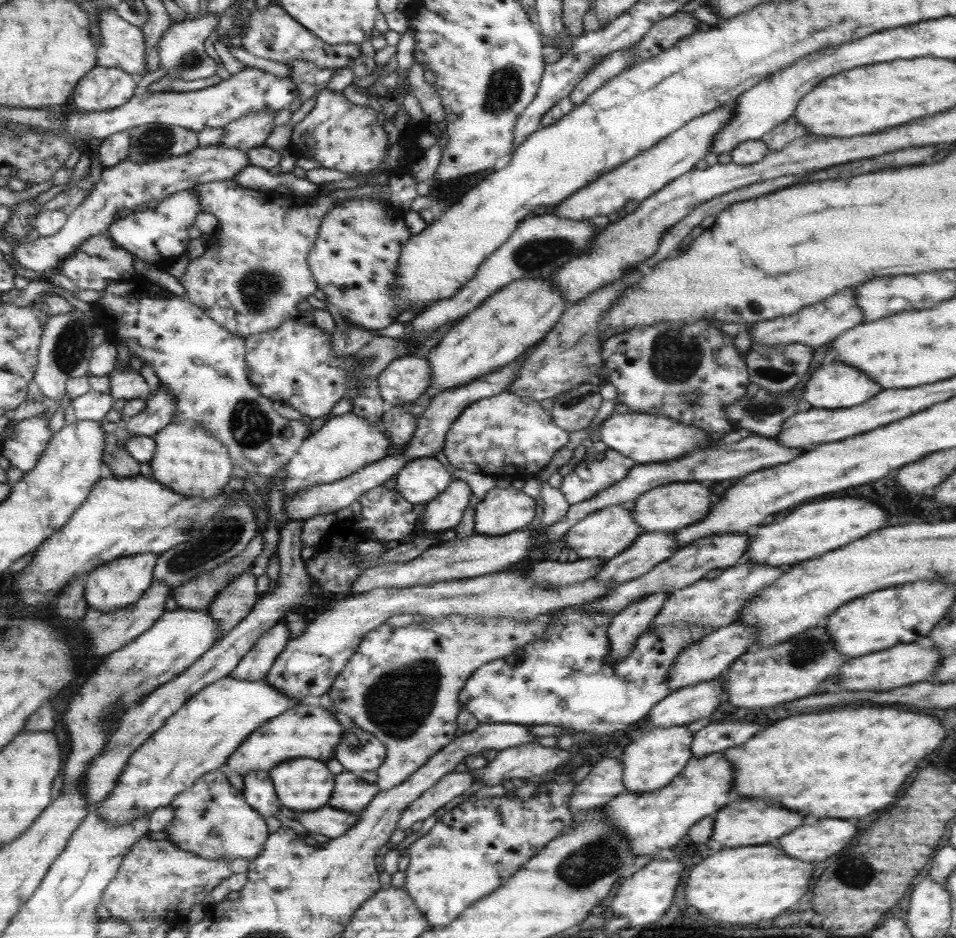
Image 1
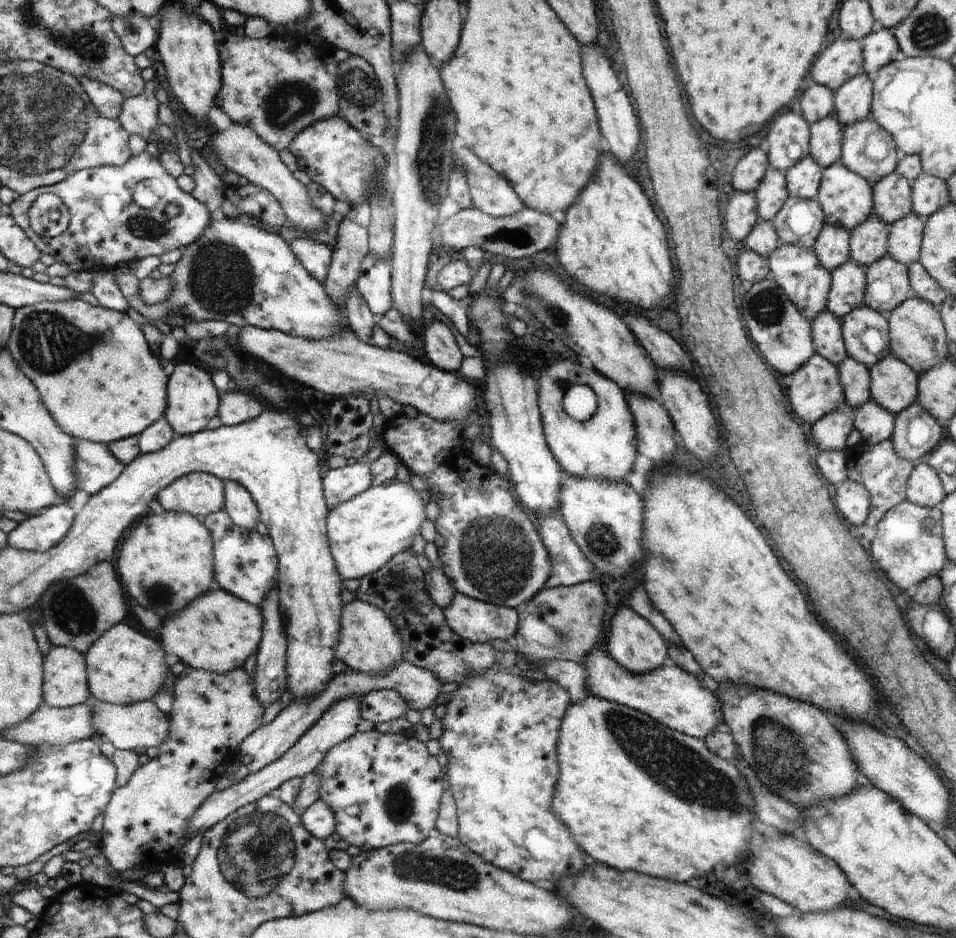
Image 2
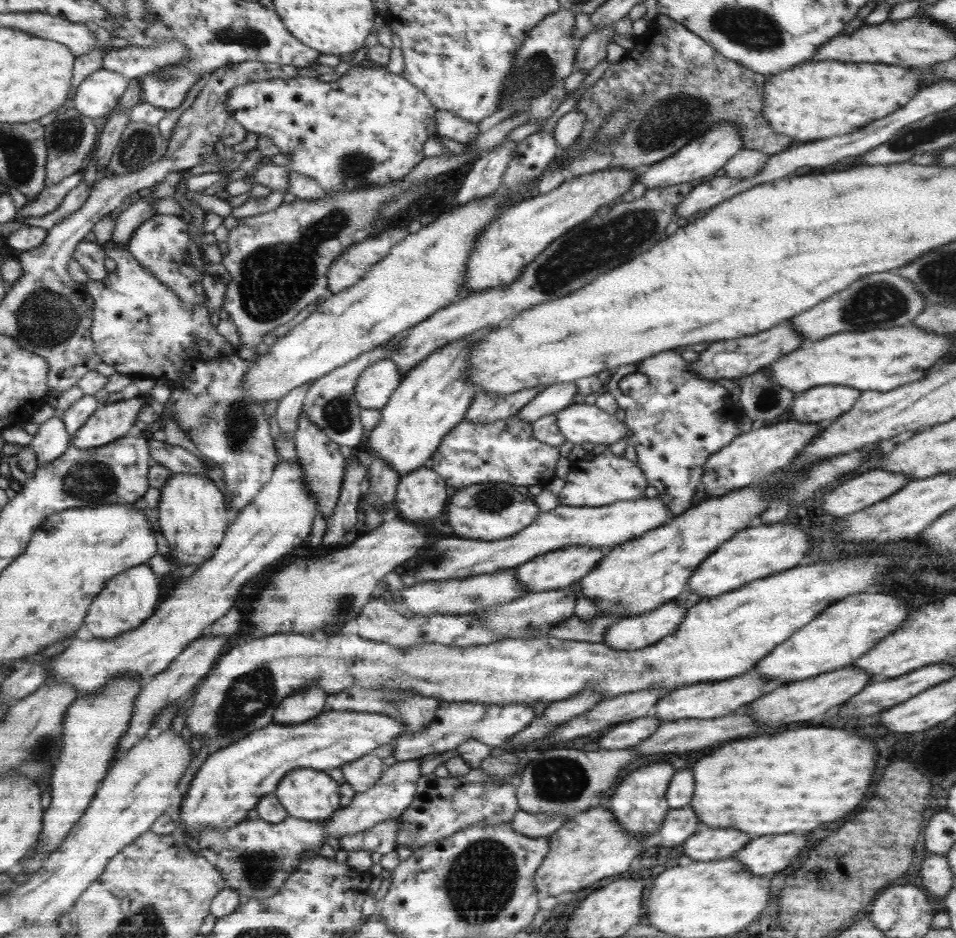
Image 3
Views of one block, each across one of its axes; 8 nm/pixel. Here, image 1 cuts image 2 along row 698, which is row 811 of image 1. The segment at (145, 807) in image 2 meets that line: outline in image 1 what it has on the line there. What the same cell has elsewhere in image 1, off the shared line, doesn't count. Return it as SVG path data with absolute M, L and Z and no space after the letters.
M222 769L202 774L191 788L175 795L168 806L173 809L173 819L163 828L169 837L166 840L207 860L233 858L249 862L261 852L269 836L264 819L248 807L242 793L231 786Z

